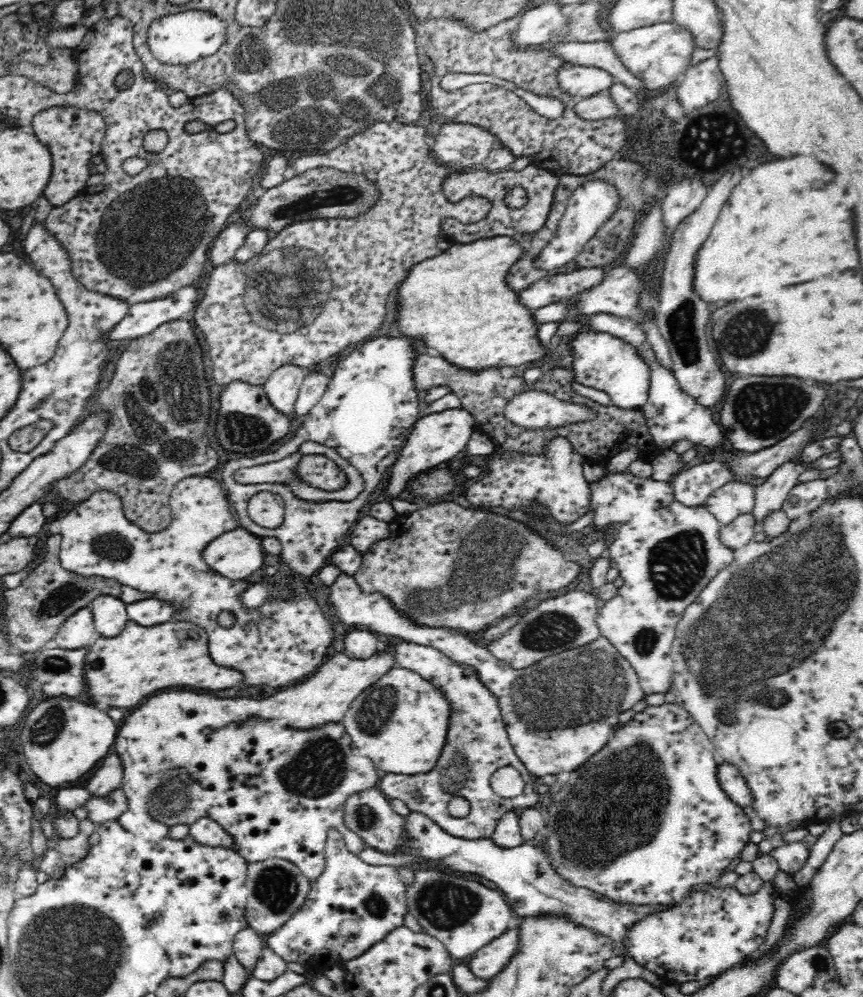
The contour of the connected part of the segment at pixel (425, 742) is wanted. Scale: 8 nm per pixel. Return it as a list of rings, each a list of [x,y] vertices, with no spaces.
[[[396,666],[363,690],[345,712],[342,723],[348,726],[354,746],[376,762],[376,769],[412,776],[435,767],[445,743],[450,709],[442,690],[413,670]]]

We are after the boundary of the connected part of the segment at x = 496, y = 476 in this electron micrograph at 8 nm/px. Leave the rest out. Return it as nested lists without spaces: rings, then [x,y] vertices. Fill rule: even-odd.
[[[563,437],[553,438],[545,456],[526,455],[523,452],[494,452],[486,460],[483,471],[486,476],[470,485],[465,493],[470,505],[482,507],[499,507],[506,510],[533,508],[542,511],[542,506],[550,510],[550,516],[561,524],[578,520],[592,508],[593,490],[591,482],[584,476],[584,463],[580,454],[574,453],[572,444]],[[538,502],[542,506],[532,506]]]

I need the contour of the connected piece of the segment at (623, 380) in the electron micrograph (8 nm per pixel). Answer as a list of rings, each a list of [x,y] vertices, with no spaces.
[[[600,331],[580,332],[570,346],[572,352],[567,362],[576,371],[575,382],[606,392],[618,408],[642,407],[648,402],[652,369],[644,360],[632,362],[634,348],[617,348],[616,335]]]

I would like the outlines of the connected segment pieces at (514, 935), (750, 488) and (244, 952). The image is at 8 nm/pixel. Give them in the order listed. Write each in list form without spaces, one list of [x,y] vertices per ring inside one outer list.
[[[518,924],[516,928],[496,938],[490,945],[484,946],[484,949],[480,949],[472,956],[469,968],[479,978],[492,980],[499,976],[500,973],[507,970],[513,958],[522,950],[522,932],[523,928],[521,924]]]
[[[738,477],[736,479],[718,488],[705,502],[708,511],[716,515],[722,525],[727,525],[742,513],[752,511],[755,505],[755,484]]]
[[[248,925],[233,939],[233,954],[245,968],[252,970],[266,947],[266,936]]]

